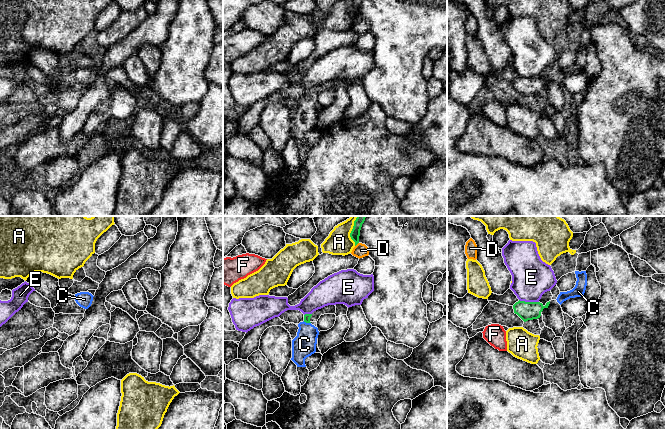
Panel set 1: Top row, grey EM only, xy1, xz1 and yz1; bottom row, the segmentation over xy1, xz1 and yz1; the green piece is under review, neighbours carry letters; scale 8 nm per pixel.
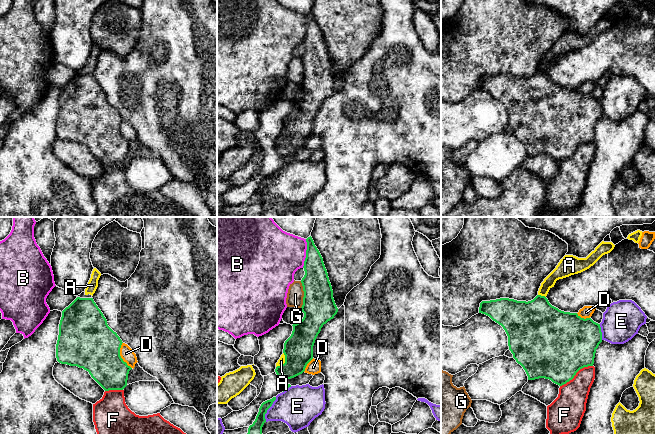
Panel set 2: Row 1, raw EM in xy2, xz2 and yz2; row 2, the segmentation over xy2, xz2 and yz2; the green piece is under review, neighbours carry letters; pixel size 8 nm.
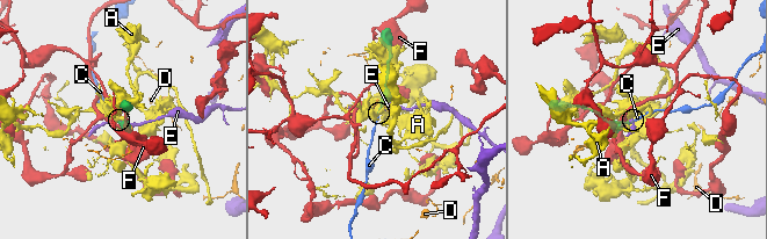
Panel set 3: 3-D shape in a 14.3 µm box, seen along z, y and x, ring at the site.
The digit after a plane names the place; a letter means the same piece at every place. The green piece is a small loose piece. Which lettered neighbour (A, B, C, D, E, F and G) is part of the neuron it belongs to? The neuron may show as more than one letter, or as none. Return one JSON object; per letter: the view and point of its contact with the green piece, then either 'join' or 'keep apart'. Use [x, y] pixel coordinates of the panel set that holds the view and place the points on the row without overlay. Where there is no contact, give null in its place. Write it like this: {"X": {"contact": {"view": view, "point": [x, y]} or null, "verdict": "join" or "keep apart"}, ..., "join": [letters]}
{"A": {"contact": {"view": "xz1", "point": [350, 11]}, "verdict": "keep apart"}, "B": {"contact": {"view": "xz2", "point": [306, 29]}, "verdict": "keep apart"}, "C": {"contact": {"view": "xz1", "point": [307, 98]}, "verdict": "join"}, "D": {"contact": {"view": "xy2", "point": [119, 131]}, "verdict": "keep apart"}, "E": {"contact": {"view": "xz2", "point": [268, 184]}, "verdict": "keep apart"}, "F": {"contact": {"view": "yz2", "point": [575, 150]}, "verdict": "keep apart"}, "G": {"contact": {"view": "xz2", "point": [304, 71]}, "verdict": "keep apart"}, "join": ["C"]}

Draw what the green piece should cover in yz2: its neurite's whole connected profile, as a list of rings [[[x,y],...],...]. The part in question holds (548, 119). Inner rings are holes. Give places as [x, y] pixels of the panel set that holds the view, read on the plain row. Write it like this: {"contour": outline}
{"contour": [[[537,71],[528,78],[509,74],[482,77],[479,89],[489,92],[503,103],[508,112],[509,126],[516,138],[525,146],[528,156],[545,154],[559,162],[566,160],[574,154],[580,145],[593,142],[596,125],[602,118],[600,100],[591,94],[581,94],[577,89],[561,87],[552,82],[546,73],[541,71]]]}

